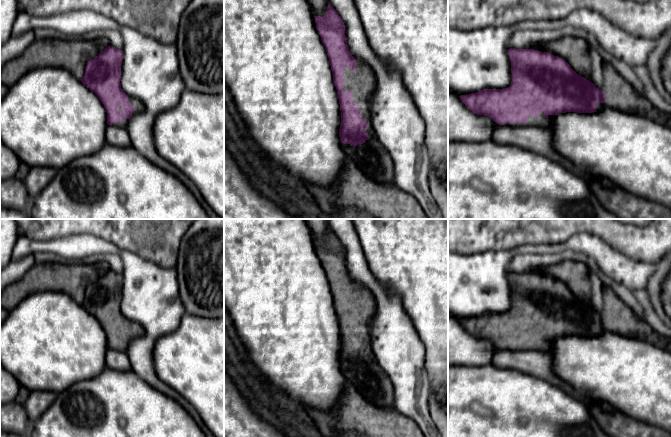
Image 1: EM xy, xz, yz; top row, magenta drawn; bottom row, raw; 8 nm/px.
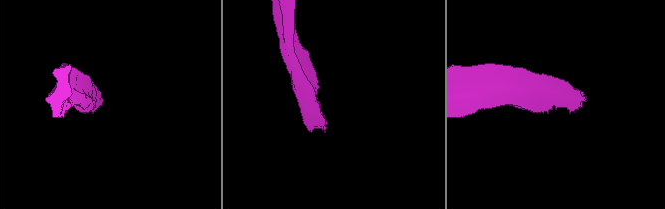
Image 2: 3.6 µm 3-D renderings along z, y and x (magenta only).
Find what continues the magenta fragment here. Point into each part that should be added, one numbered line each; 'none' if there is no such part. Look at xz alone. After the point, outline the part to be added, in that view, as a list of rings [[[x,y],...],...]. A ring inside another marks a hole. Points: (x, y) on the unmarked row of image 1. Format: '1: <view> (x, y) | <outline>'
1: xz (371, 381) | [[[356,284],[355,295],[344,291],[345,310],[340,314],[351,315],[353,323],[361,335],[361,341],[369,348],[365,357],[369,363],[363,368],[353,371],[341,367],[341,372],[346,378],[350,388],[361,394],[365,400],[382,409],[393,409],[394,387],[388,375],[380,367],[372,351],[370,324],[376,311],[376,302],[373,294],[360,284]]]

